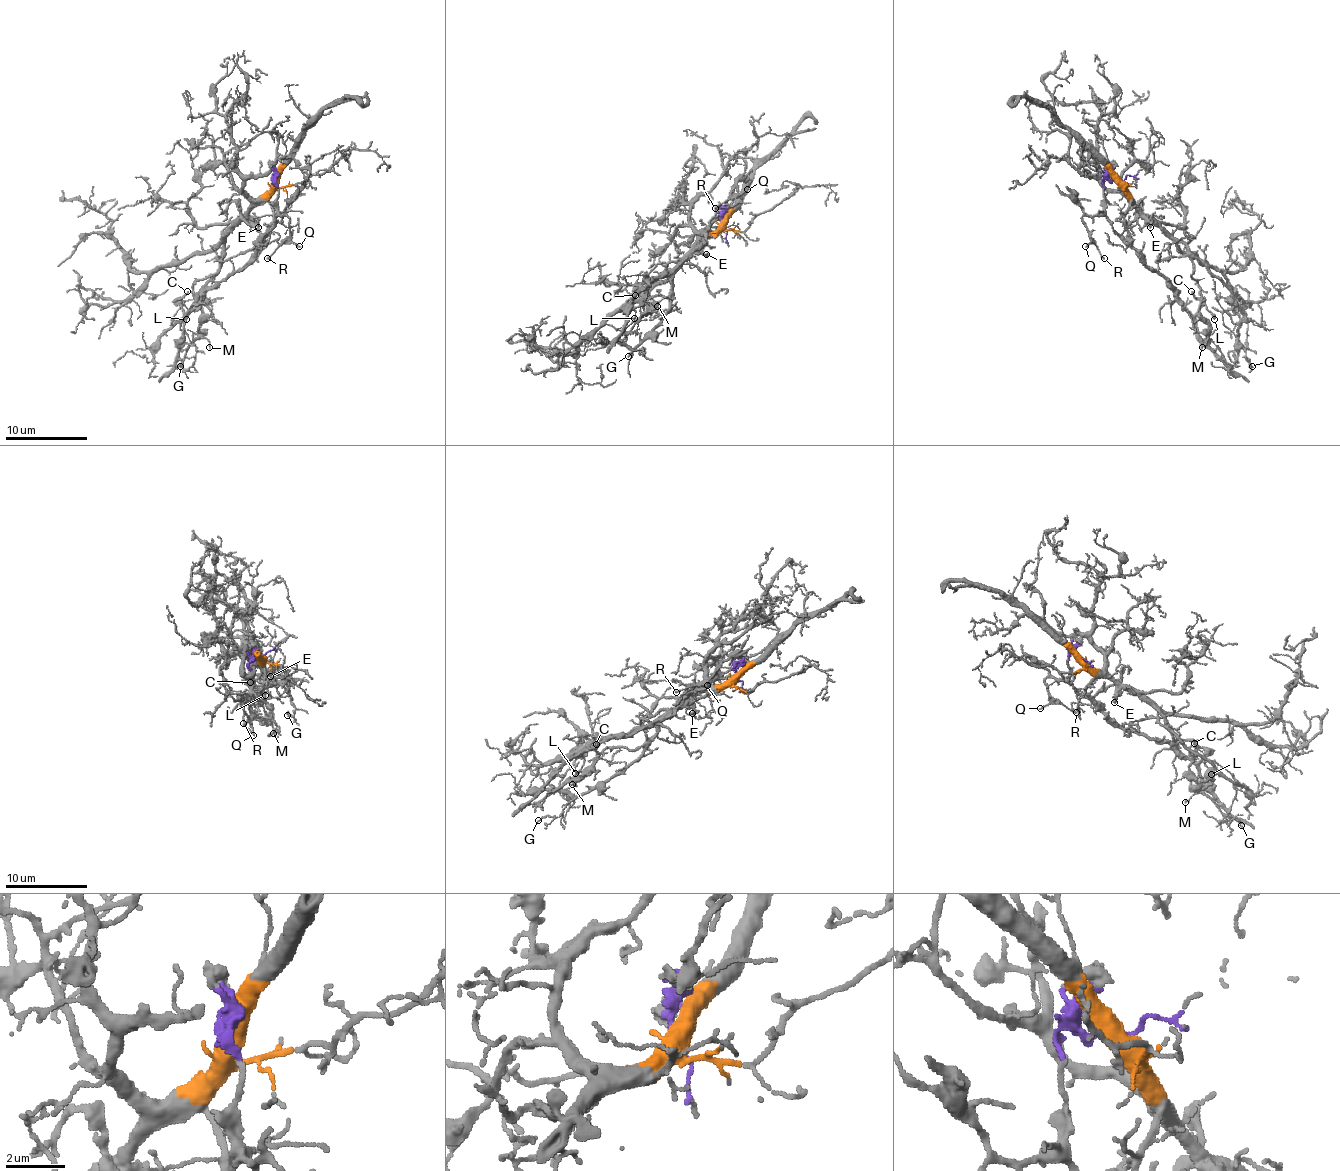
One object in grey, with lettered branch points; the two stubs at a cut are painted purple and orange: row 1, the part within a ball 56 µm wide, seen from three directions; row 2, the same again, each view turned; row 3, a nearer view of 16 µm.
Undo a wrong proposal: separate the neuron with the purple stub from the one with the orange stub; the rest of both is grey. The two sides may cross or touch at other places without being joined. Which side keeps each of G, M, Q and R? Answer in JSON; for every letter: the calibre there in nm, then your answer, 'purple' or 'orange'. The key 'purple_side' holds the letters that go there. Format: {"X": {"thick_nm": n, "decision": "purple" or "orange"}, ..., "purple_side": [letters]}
{"G": {"thick_nm": 120, "decision": "orange"}, "M": {"thick_nm": 120, "decision": "orange"}, "Q": {"thick_nm": 120, "decision": "purple"}, "R": {"thick_nm": 130, "decision": "purple"}, "purple_side": ["Q", "R"]}

